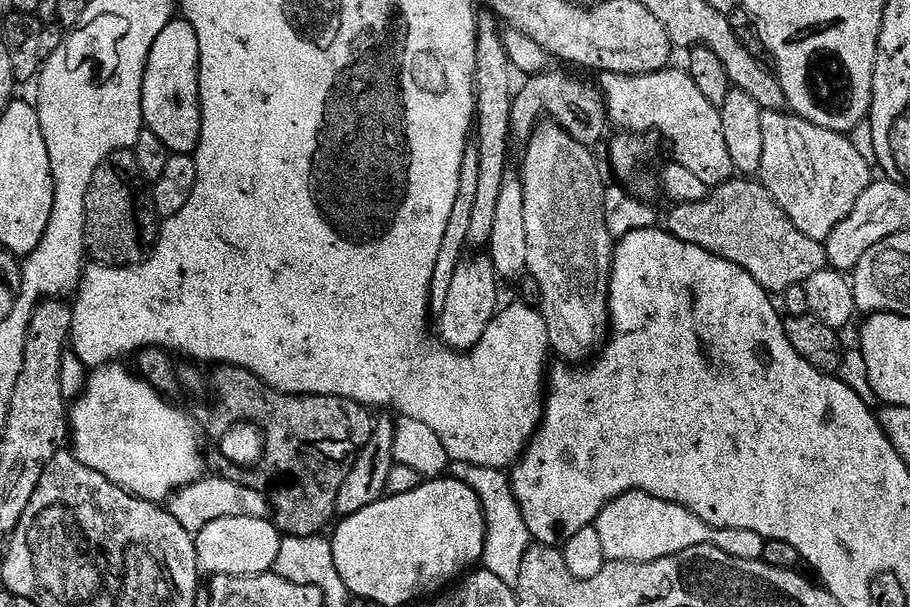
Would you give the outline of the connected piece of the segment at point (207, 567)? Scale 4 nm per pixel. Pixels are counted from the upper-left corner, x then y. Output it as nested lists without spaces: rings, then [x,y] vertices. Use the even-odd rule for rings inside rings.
[[[220,518],[195,535],[200,569],[213,576],[260,576],[271,571],[281,550],[282,534],[271,519]]]

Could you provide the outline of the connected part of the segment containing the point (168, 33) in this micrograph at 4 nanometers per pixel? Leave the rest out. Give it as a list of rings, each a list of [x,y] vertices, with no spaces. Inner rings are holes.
[[[186,19],[171,20],[166,30],[154,38],[154,46],[150,46],[150,58],[142,82],[142,114],[145,129],[166,145],[169,153],[177,156],[195,153],[202,134],[200,51],[198,34]]]

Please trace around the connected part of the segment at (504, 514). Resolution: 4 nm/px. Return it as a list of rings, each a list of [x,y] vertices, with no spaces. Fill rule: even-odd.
[[[453,463],[450,468],[451,479],[460,480],[474,494],[478,494],[478,502],[484,511],[486,522],[486,542],[484,543],[483,571],[502,578],[502,582],[515,586],[518,574],[522,574],[522,558],[526,558],[534,541],[526,526],[526,518],[522,518],[522,510],[514,498],[512,482],[507,471],[486,466],[470,466]]]

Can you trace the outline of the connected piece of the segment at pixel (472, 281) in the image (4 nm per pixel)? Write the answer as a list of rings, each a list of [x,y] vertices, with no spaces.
[[[476,254],[473,256],[476,256],[473,260],[471,258],[461,260],[458,270],[454,270],[454,279],[452,285],[450,285],[450,295],[446,298],[446,306],[438,309],[438,316],[440,316],[439,339],[453,350],[469,350],[475,347],[498,313],[498,305],[496,306],[496,303],[500,300],[501,277],[496,275],[491,257],[487,254]]]

